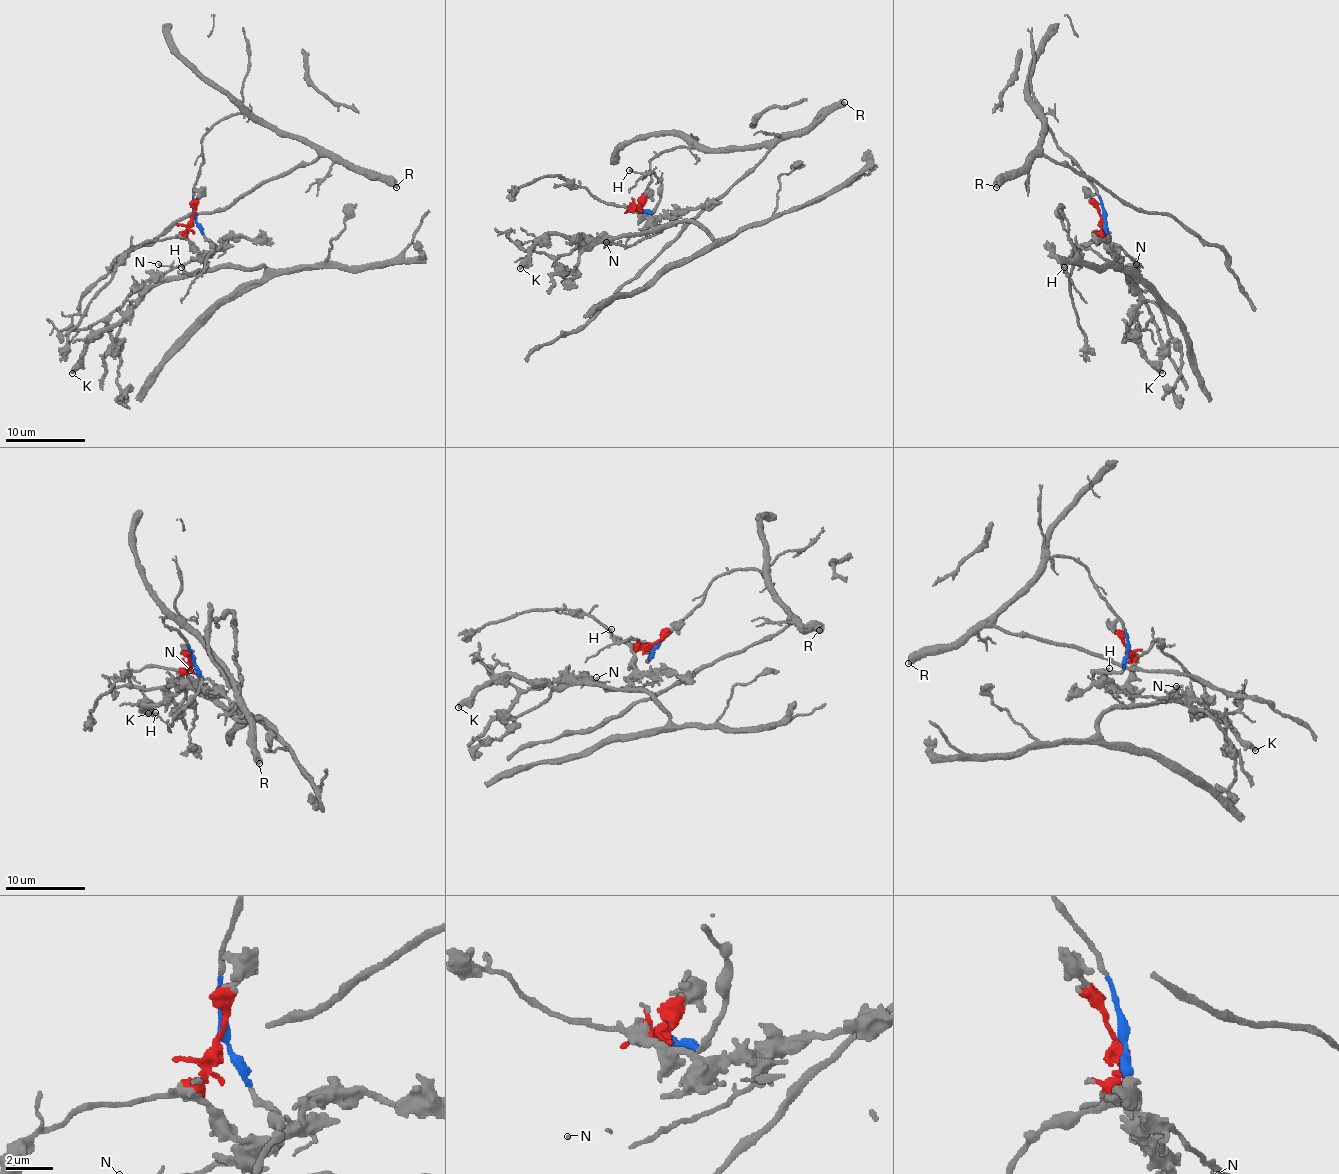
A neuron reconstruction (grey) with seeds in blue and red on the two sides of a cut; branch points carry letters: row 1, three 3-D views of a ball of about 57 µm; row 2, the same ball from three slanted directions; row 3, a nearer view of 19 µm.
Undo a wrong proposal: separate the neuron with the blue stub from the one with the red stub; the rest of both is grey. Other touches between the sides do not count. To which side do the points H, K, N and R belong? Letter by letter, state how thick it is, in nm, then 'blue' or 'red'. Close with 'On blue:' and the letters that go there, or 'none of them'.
H: calibre 140 nm; blue
K: calibre 440 nm; red
N: calibre 130 nm; red
R: calibre 550 nm; blue
On blue: H, R

